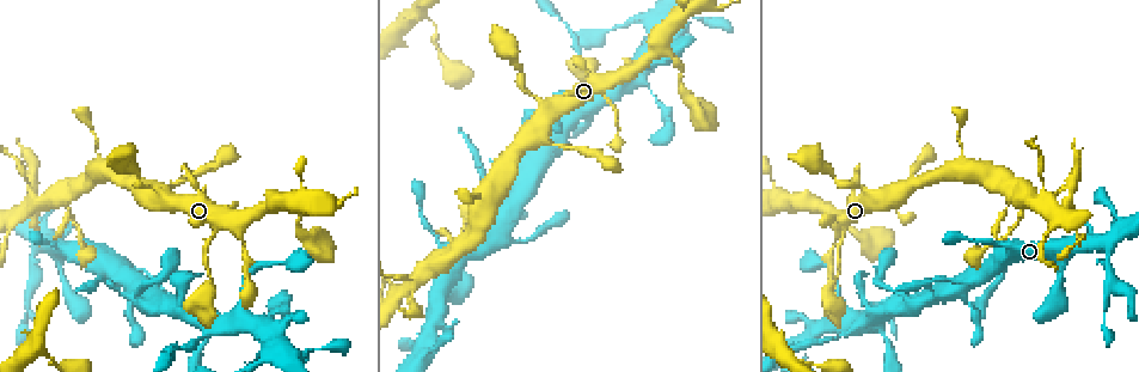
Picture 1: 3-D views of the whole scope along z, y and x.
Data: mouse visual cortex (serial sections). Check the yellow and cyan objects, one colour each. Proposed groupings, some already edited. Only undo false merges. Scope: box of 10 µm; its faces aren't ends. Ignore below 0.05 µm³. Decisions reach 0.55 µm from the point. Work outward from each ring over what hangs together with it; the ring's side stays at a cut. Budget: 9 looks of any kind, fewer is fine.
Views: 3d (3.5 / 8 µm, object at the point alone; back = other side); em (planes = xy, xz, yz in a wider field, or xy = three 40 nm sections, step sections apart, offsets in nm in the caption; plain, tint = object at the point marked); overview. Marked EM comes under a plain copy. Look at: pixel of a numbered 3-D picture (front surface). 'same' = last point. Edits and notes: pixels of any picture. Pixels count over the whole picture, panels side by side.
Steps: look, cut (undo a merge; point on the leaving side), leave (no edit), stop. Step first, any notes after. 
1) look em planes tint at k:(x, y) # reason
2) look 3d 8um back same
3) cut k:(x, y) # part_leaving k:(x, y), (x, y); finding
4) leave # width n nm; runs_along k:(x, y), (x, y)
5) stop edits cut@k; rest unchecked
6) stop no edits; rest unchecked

look 3d 3.5um at 1:(174, 188) # narrows sharply

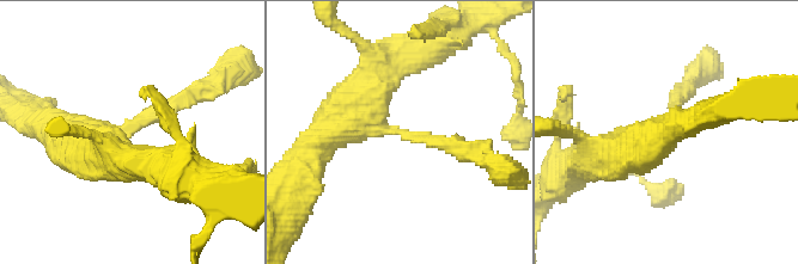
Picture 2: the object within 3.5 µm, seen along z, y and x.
look em xy step 5 tint at 2:(131, 129)

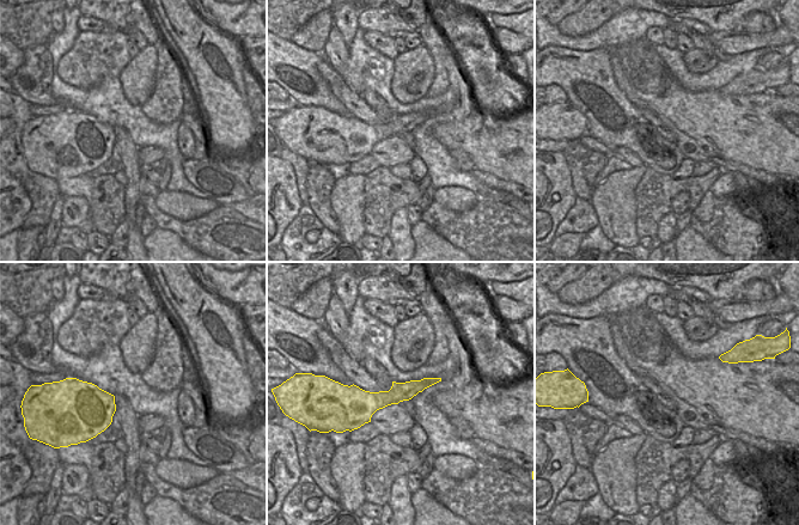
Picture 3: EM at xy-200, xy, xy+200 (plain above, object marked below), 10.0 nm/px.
leave # arm_widths 200, 600 nm; runs_along 2:(95, 154), (84, 147), (194, 92); one cell here

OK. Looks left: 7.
look 3d 8um at 1:(838, 339) # calibre changes

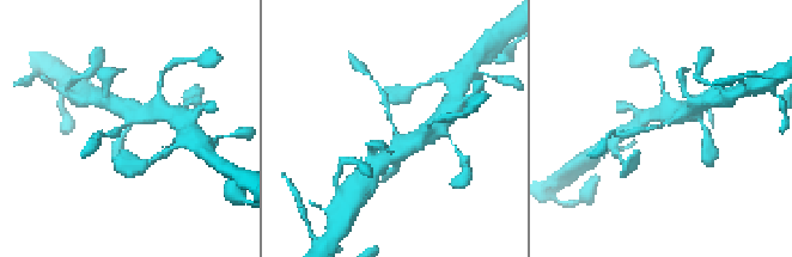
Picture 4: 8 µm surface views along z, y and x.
look em xy step 3 tint same # arm_widths 200, 450 nm; now the EM

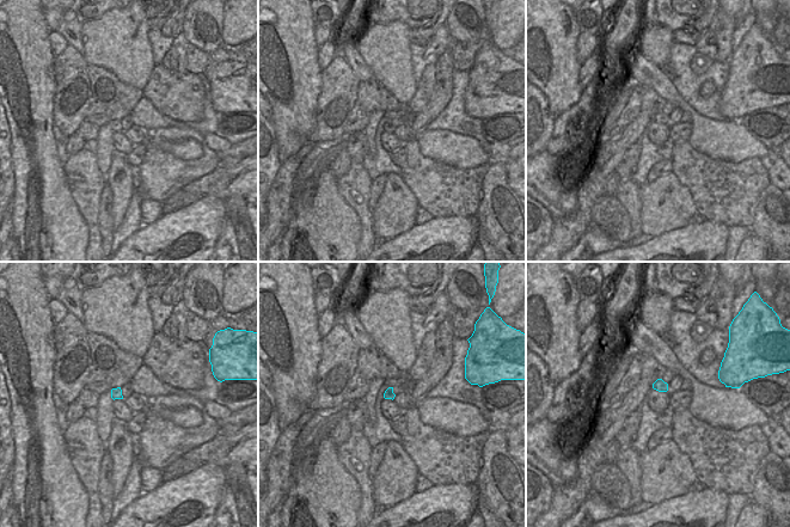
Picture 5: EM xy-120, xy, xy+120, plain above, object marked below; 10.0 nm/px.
leave # runs_along 4:(402, 150), (383, 95); all the same cell

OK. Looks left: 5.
look em xy step 5 tint at 1:(706, 20) # sharp bend

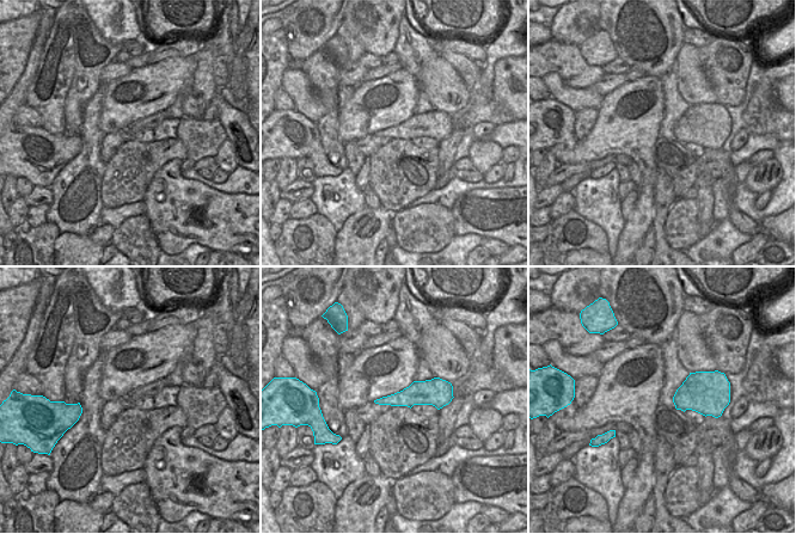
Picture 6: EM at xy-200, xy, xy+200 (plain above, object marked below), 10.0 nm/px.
look 3d 3.5um back same

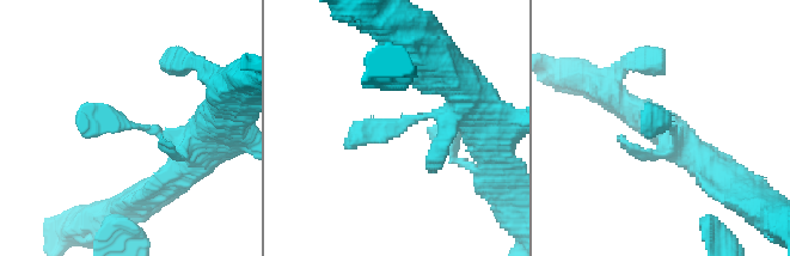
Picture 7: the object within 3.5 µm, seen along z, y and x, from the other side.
leave # runs_along 7:(467, 114), (445, 108), (360, 132), (345, 147); one cell here

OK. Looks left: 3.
look 3d 3.5um at 1:(286, 301) # thick turns thin

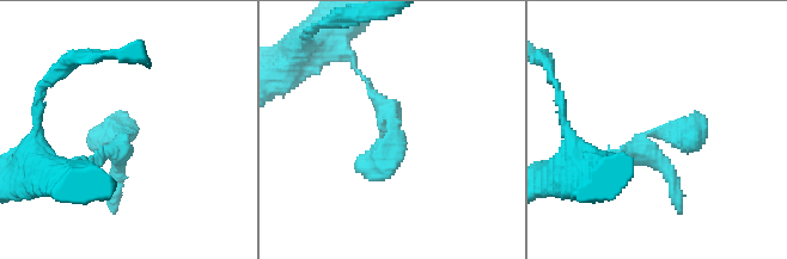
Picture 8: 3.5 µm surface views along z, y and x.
look em xy step 1 tint at 8:(396, 123) # shape alone is not enough

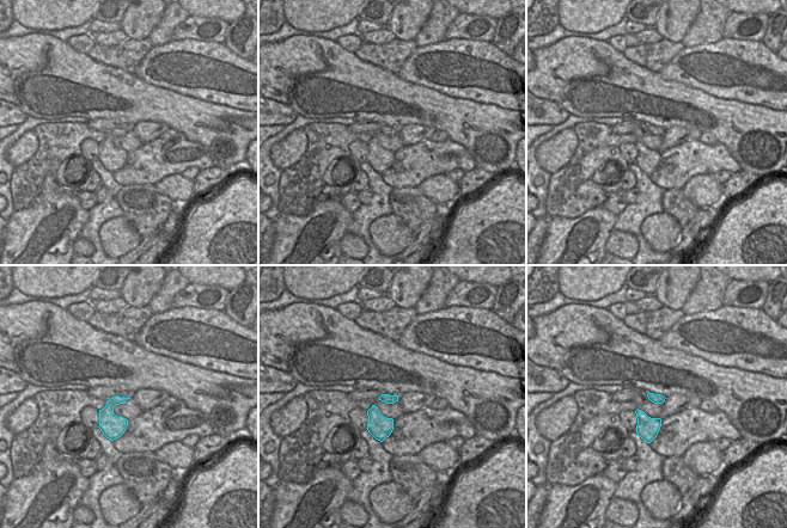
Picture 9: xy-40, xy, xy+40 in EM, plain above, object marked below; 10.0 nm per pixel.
leave # runs_along 8:(593, 166), (648, 133), (703, 143); one cell here

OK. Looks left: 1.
stop no edits; rest unchecked

